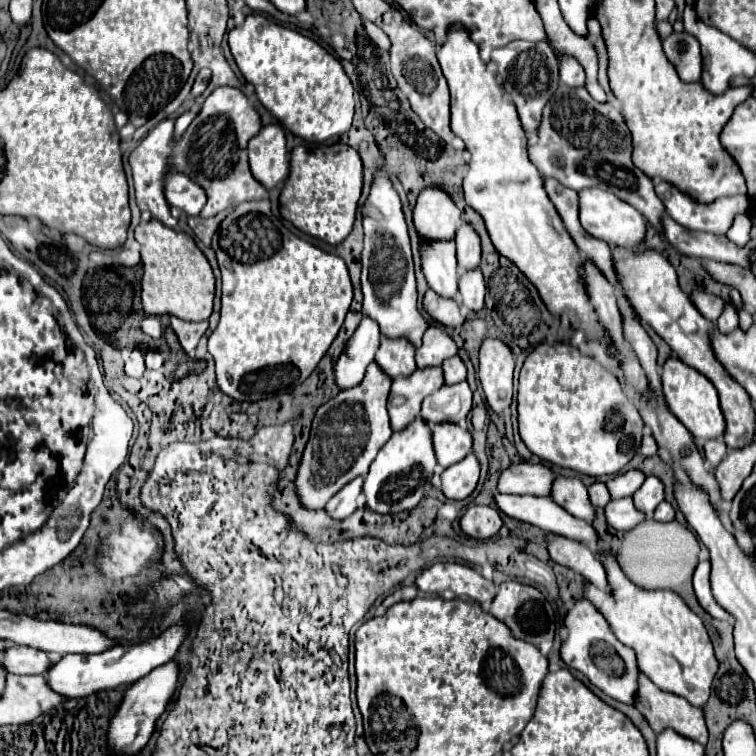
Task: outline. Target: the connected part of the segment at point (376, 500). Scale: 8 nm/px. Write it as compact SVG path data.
M417 418L403 432L395 432L373 460L363 482L365 506L377 514L399 514L403 510L415 508L425 496L435 464L437 460L431 444L431 430L421 418Z

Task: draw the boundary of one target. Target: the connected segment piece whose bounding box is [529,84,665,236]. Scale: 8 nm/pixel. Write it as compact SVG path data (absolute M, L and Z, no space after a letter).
M561 84L543 108L543 120L537 134L539 140L529 146L529 158L543 176L551 176L577 192L587 188L613 192L637 208L651 222L657 234L663 236L661 220L665 216L665 206L659 196L655 196L651 178L633 164L631 132L627 132L627 124L617 106L593 100L585 88L567 88Z

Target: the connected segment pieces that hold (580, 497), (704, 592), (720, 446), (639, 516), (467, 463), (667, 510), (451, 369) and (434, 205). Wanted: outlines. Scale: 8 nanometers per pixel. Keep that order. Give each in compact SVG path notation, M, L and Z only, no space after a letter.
M565 476L555 478L555 484L551 486L551 498L569 514L581 520L591 522L595 516L595 510L587 496L587 488L579 478L565 478Z
M699 562L697 568L695 568L695 574L693 574L693 590L695 590L695 596L701 604L701 608L711 614L713 618L717 620L729 620L731 616L713 600L711 596L711 588L709 588L709 562Z
M721 438L709 440L705 444L705 458L711 462L711 466L717 466L725 458L725 454L727 454L727 446L725 446L725 442Z
M621 498L621 500L611 500L605 506L605 518L607 524L615 530L631 530L645 520L645 514L633 506L631 498Z
M467 454L463 462L449 466L441 474L441 490L449 500L463 500L467 498L479 480L479 462L475 454Z
M661 502L659 506L657 506L657 510L655 510L655 516L653 516L655 520L659 520L659 522L671 522L673 518L675 518L675 510L673 510L673 506L671 504L667 504L667 502Z
M459 356L447 358L447 360L443 362L445 384L457 384L459 380L465 380L465 374L467 374L467 368L465 368L465 364L461 362Z
M429 186L417 198L413 224L421 240L453 240L461 224L461 212L441 188Z

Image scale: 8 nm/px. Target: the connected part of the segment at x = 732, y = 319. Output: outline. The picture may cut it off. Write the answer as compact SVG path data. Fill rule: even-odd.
M725 302L727 304L727 308L723 308L723 312L721 312L721 316L719 316L719 320L715 322L715 326L719 328L719 332L731 332L733 328L737 328L737 324L739 324L739 320L737 320L737 312L735 312L735 308L731 308L731 304L729 302Z

